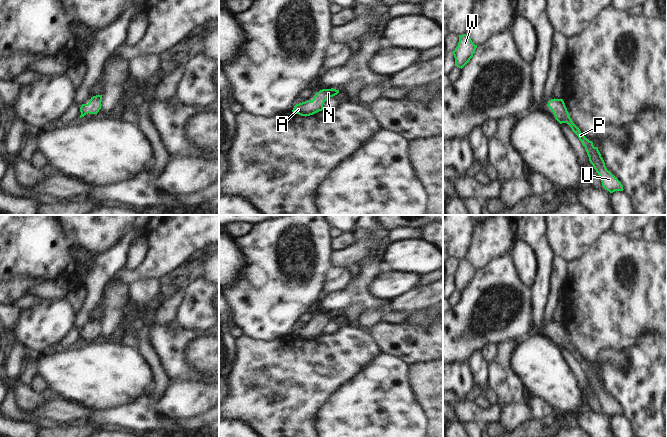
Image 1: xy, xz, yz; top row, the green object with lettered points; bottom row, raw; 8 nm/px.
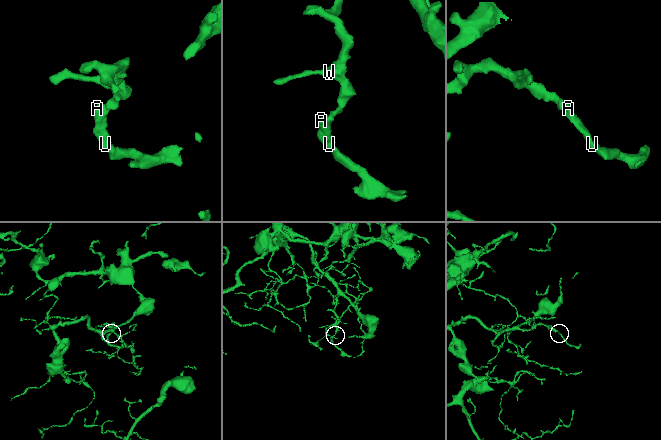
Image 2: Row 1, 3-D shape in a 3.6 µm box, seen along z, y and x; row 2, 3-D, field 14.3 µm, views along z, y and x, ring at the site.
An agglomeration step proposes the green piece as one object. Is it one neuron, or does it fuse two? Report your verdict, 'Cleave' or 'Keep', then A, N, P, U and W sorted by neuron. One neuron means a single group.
Keep. Groups: A N P U W

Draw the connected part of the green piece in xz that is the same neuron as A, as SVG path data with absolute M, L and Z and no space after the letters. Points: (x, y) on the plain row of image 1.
M333 312L322 313L319 316L315 317L314 323L312 325L307 324L305 326L296 328L292 336L305 341L313 339L323 334L323 328L329 321L333 321L338 317L339 314Z

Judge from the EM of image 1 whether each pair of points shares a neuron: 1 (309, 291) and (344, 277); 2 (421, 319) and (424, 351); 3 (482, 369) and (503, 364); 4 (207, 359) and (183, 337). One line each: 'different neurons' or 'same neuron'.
1: different neurons
2: different neurons
3: different neurons
4: different neurons

